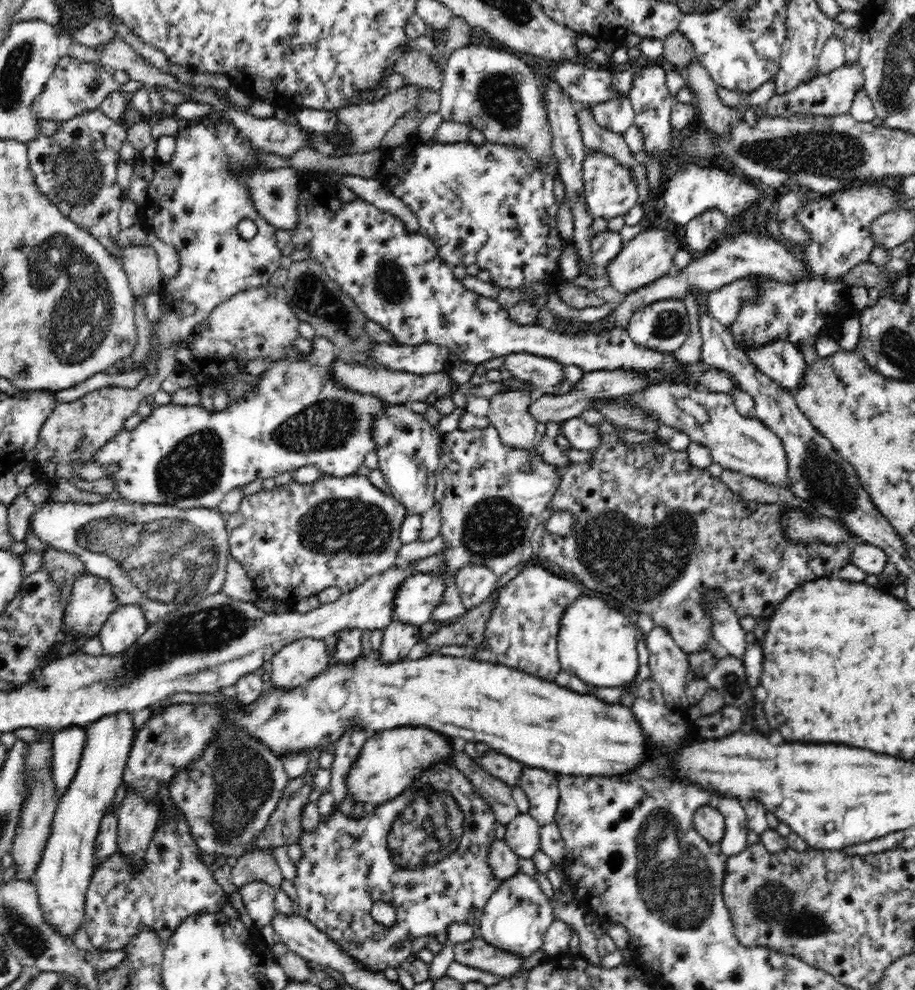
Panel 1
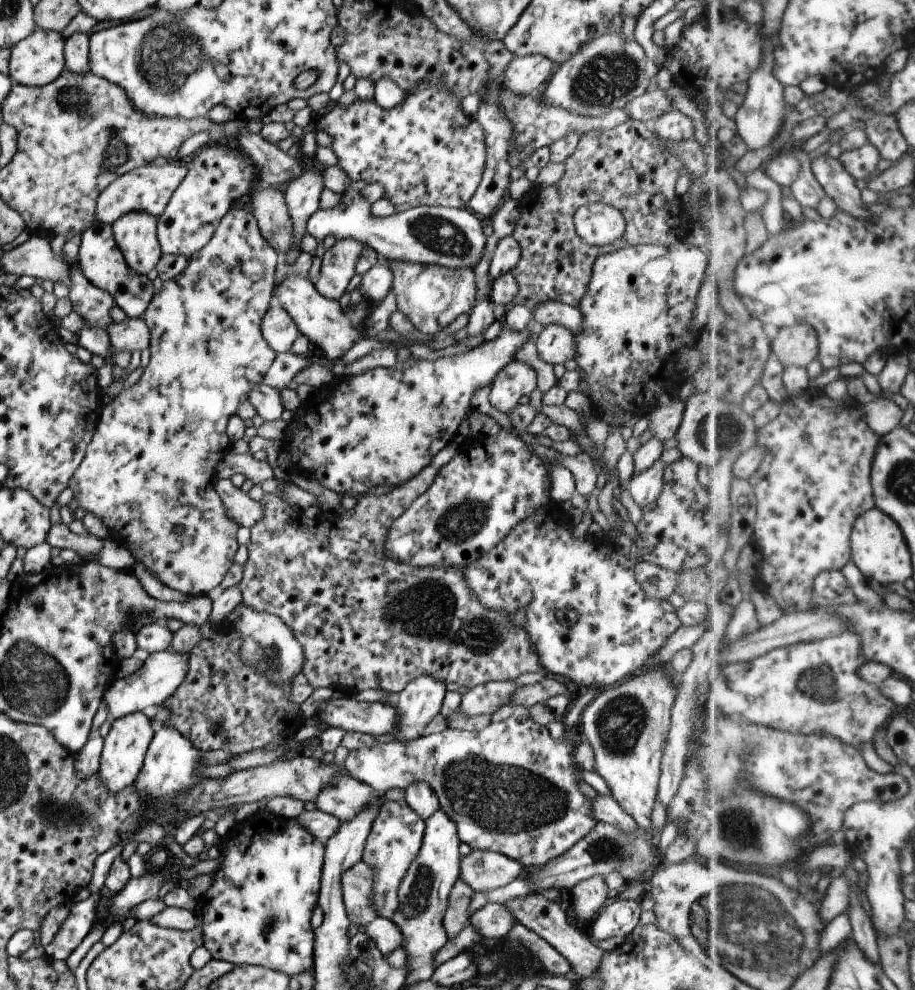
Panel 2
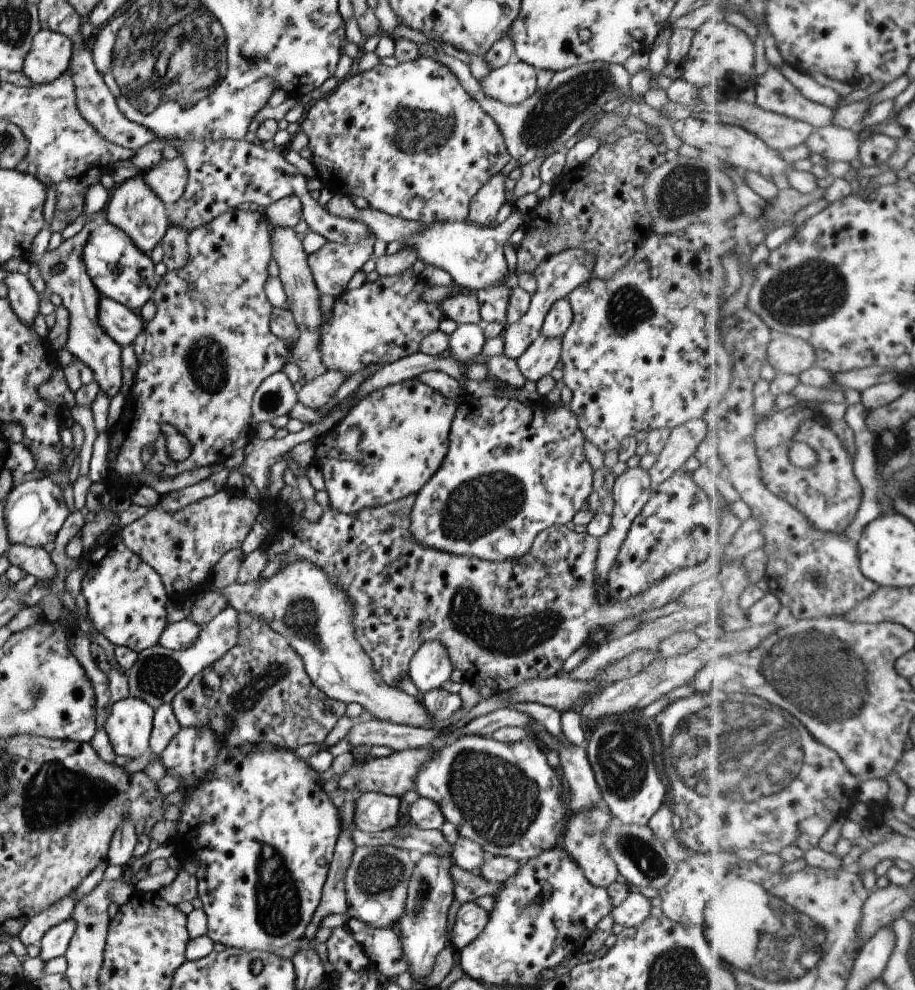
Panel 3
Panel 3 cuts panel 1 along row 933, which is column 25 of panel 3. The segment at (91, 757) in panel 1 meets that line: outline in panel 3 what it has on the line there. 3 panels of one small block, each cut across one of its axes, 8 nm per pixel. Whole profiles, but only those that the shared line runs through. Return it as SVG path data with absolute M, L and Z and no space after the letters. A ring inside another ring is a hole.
M41 28L32 40L22 72L35 84L51 83L68 70L72 46L66 34Z

